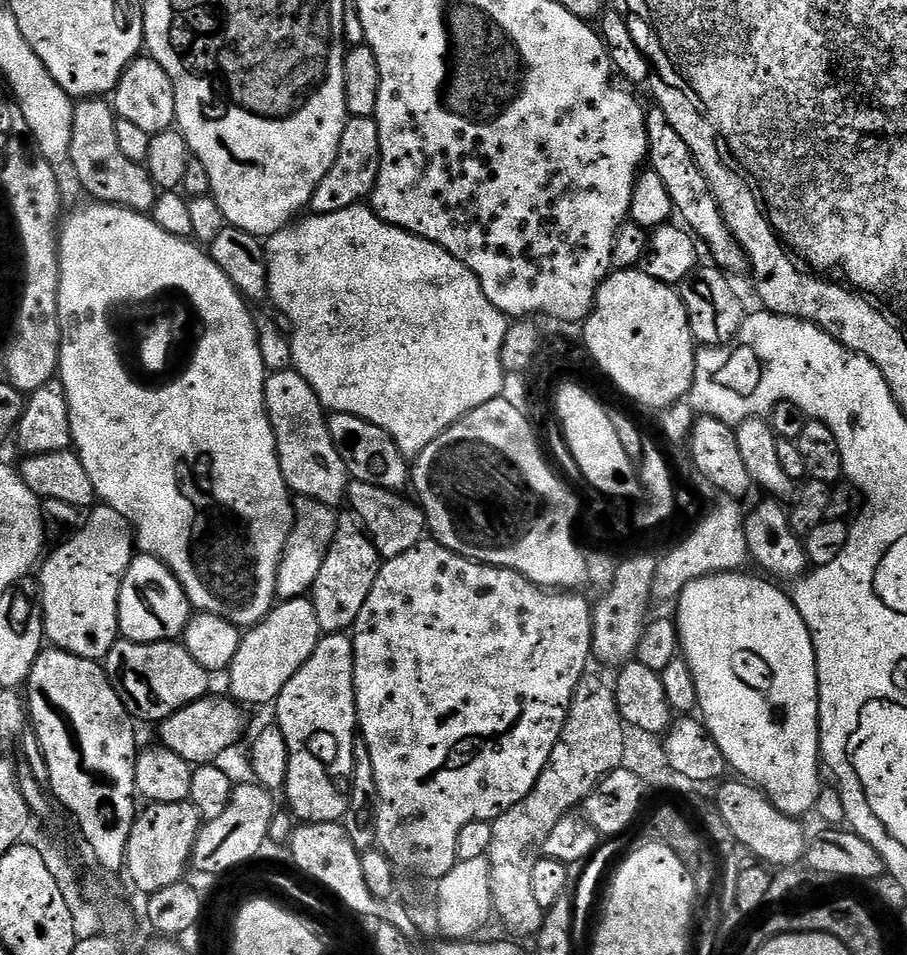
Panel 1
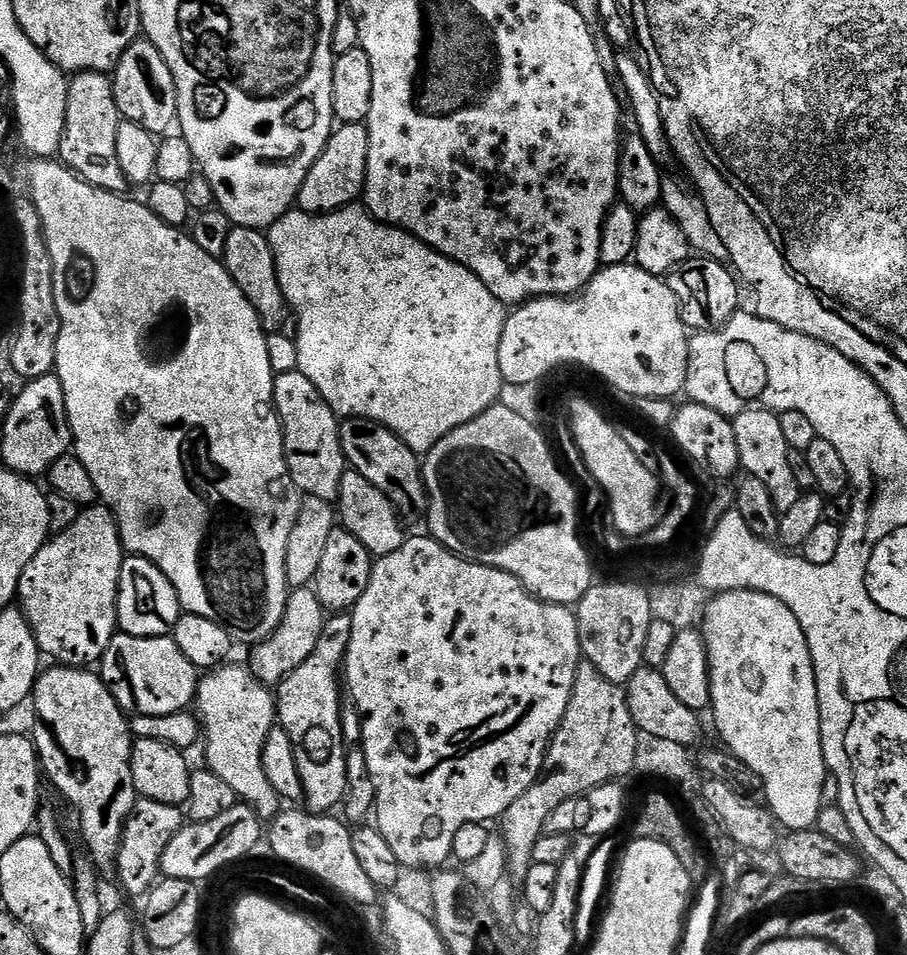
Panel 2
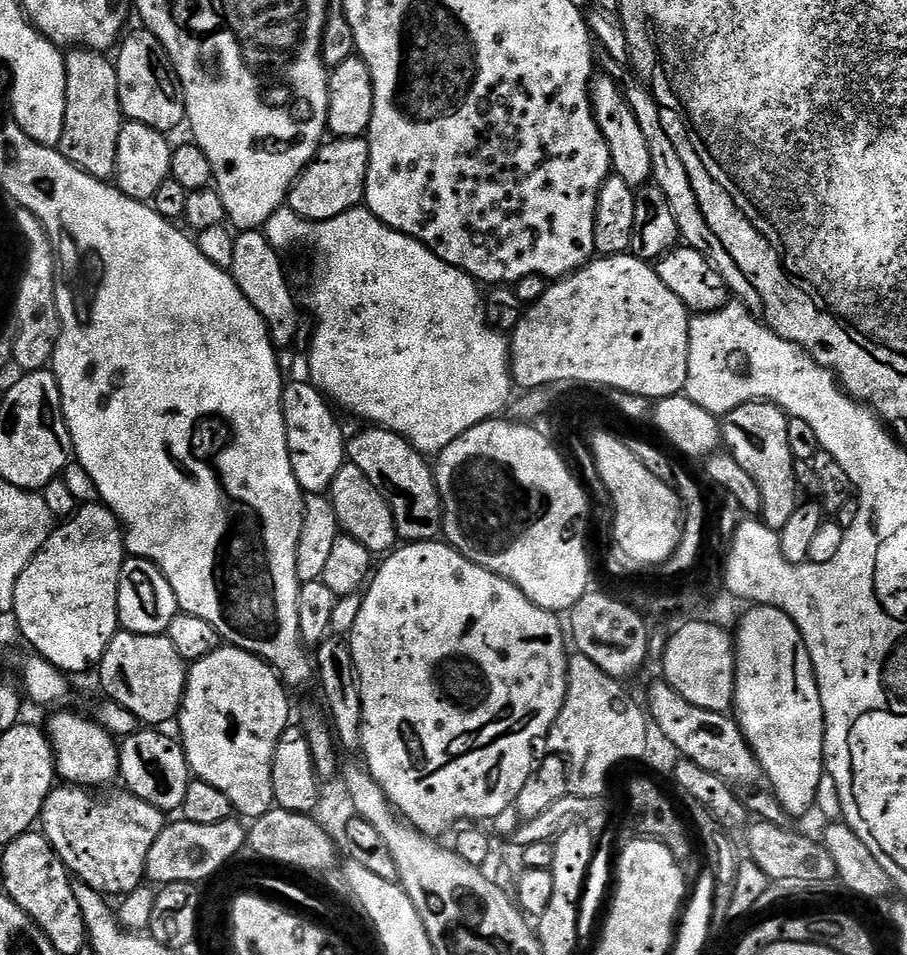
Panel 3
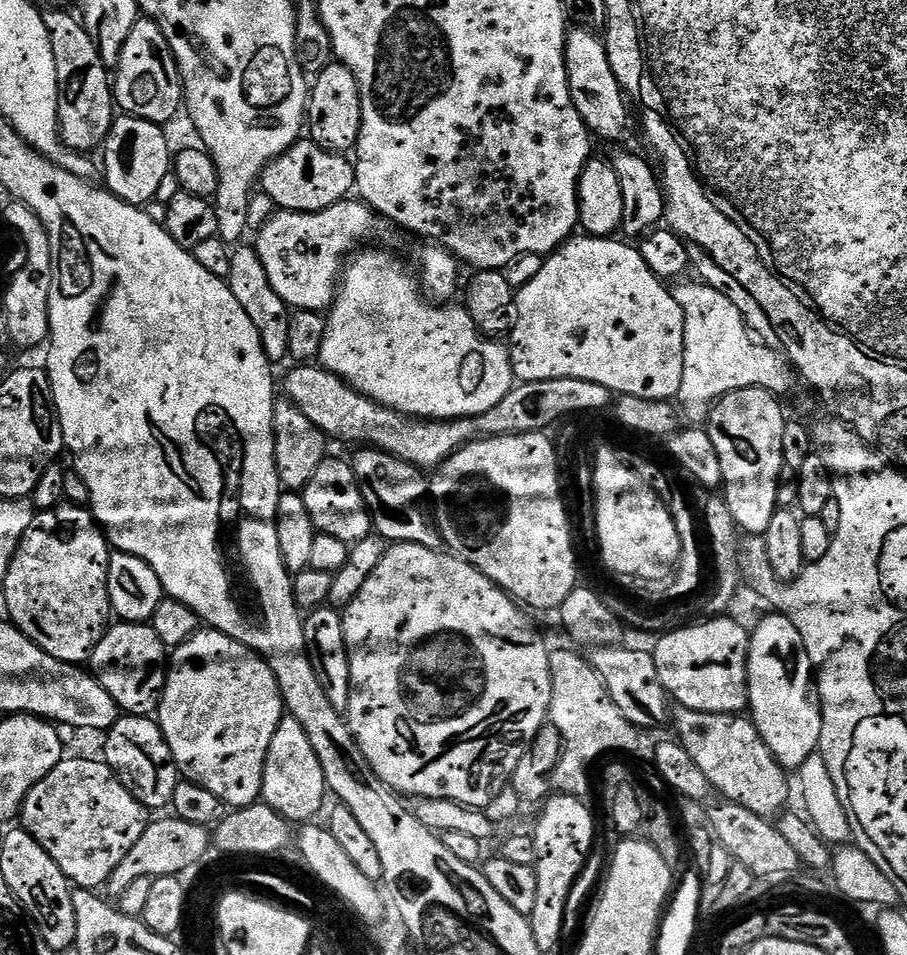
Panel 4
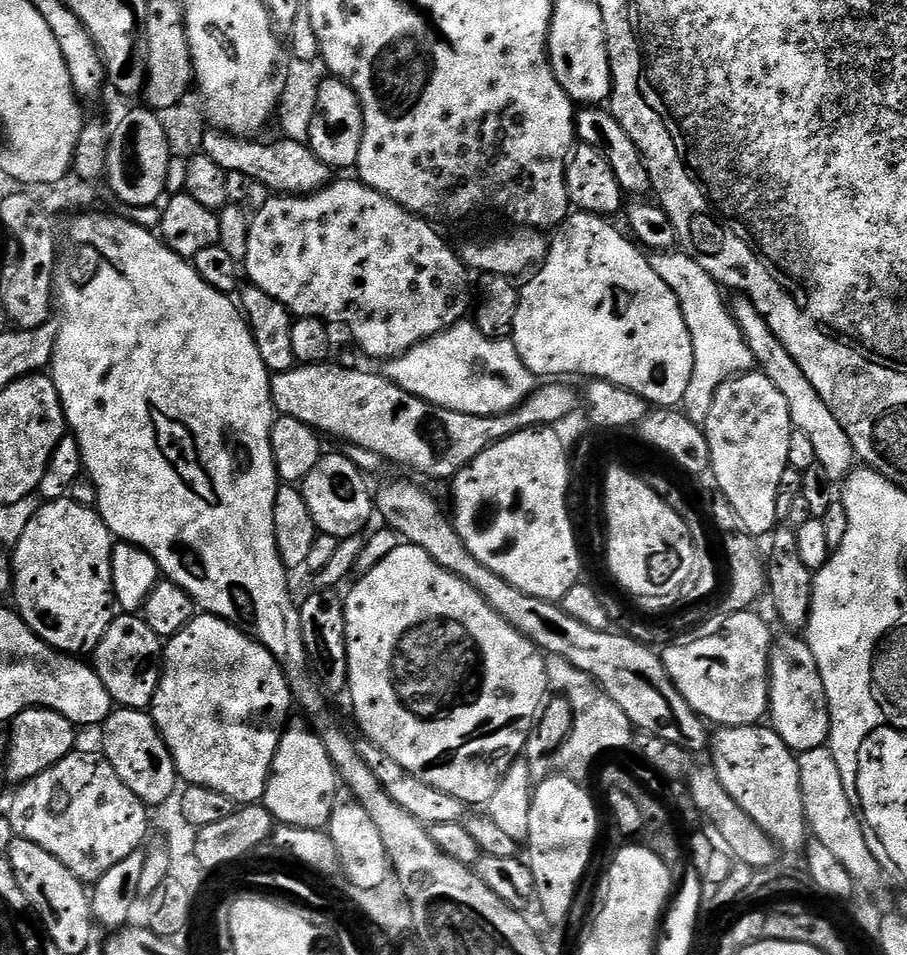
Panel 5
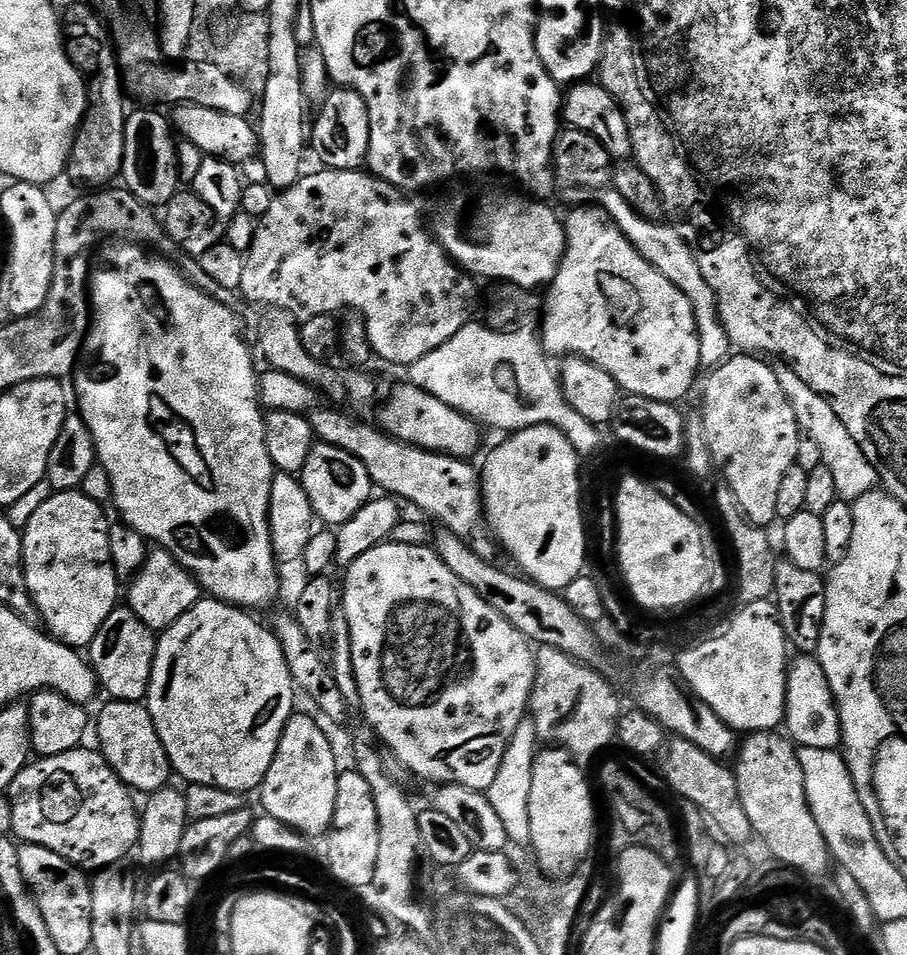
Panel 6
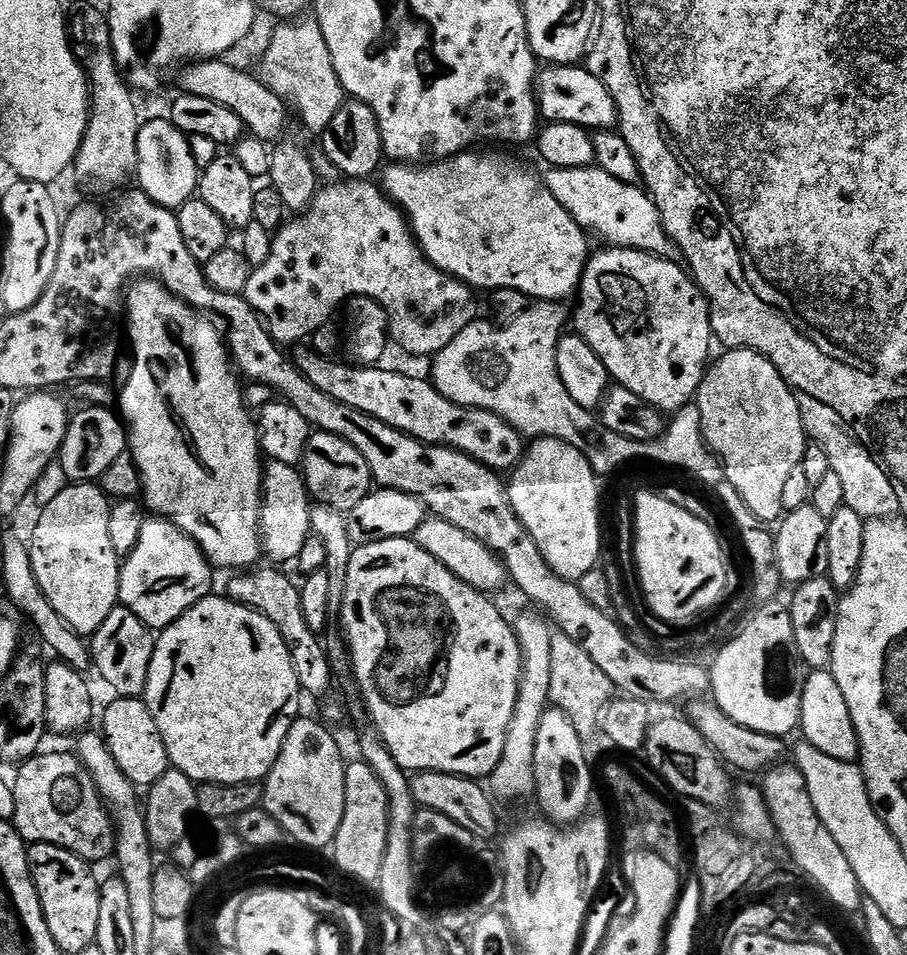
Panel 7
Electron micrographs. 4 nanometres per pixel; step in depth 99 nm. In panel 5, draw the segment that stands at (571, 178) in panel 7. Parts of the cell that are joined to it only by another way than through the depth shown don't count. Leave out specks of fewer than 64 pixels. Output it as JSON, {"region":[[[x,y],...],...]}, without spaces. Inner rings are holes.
{"region":[[[684,250],[653,251],[650,259],[654,274],[674,290],[690,330],[690,342],[694,346],[694,370],[690,374],[690,386],[686,386],[682,411],[698,425],[703,425],[706,414],[714,402],[714,394],[721,384],[736,376],[753,371],[752,351],[732,315],[729,305],[724,304],[725,293],[721,285],[691,255]]]}

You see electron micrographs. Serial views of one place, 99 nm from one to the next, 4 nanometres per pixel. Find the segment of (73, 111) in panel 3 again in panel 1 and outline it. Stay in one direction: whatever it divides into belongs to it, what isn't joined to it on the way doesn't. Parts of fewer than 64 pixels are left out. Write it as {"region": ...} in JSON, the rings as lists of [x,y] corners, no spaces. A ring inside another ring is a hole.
{"region":[[[84,98],[74,110],[74,130],[70,138],[70,168],[76,171],[80,184],[93,201],[128,208],[132,212],[151,213],[158,189],[144,164],[135,164],[122,154],[118,142],[117,115],[113,105],[104,98]]]}

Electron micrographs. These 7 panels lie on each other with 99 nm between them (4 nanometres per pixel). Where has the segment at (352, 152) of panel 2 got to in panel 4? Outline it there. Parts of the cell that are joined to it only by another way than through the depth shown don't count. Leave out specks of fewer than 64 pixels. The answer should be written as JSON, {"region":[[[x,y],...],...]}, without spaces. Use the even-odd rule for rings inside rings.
{"region":[[[301,138],[278,157],[271,160],[258,181],[262,191],[283,211],[316,212],[326,210],[353,195],[356,165],[347,155],[328,152],[311,138]]]}

